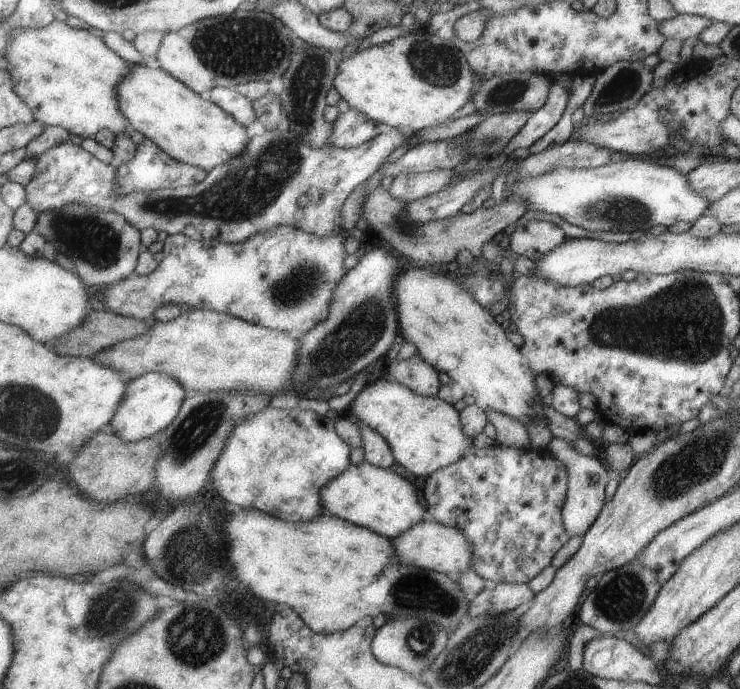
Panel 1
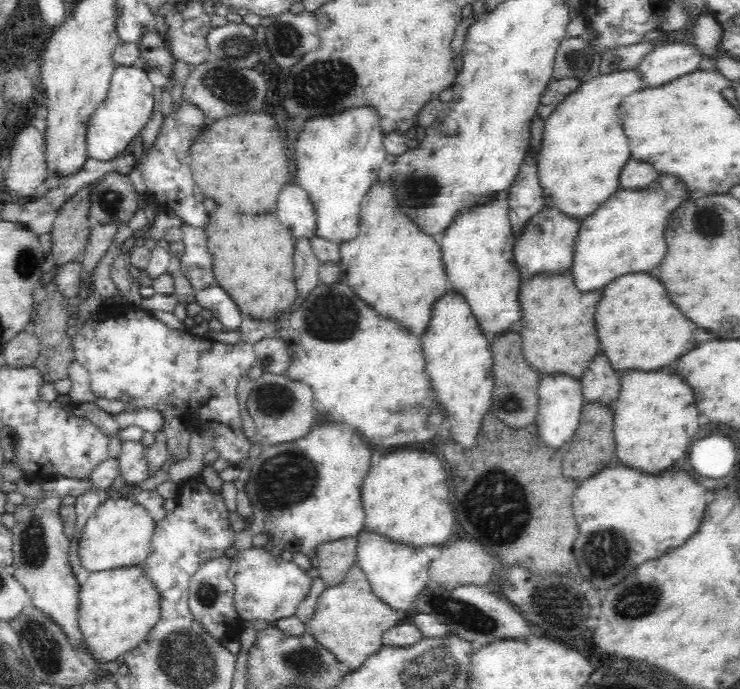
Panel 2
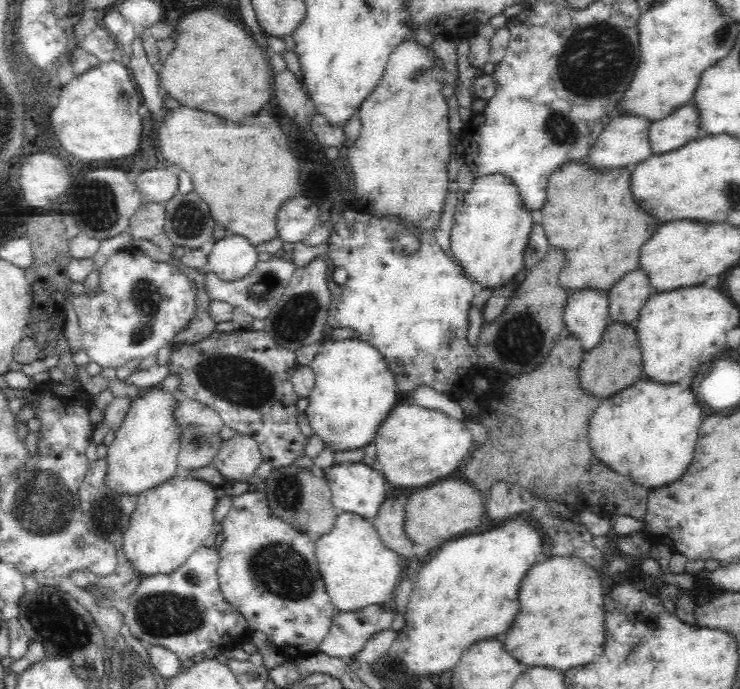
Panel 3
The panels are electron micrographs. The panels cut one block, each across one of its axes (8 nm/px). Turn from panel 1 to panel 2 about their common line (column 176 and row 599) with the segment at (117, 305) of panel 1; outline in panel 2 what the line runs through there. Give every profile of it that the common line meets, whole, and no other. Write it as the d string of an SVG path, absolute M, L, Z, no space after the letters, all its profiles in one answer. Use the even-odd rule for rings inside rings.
M268 547L239 550L231 558L227 575L234 583L238 618L250 622L262 619L276 623L277 620L294 615L299 604L306 599L313 582L307 570L300 568L286 555L272 555Z

